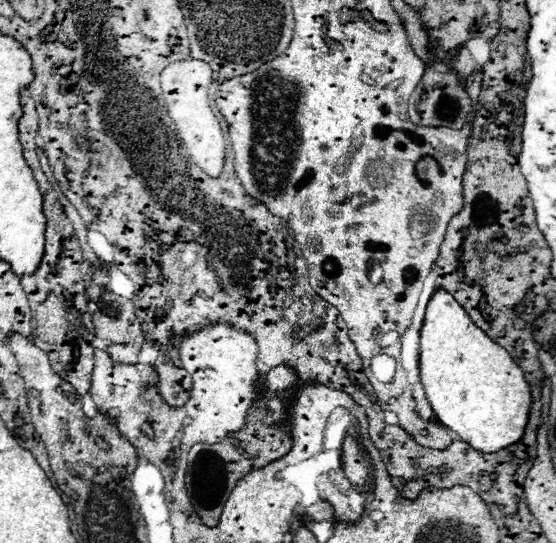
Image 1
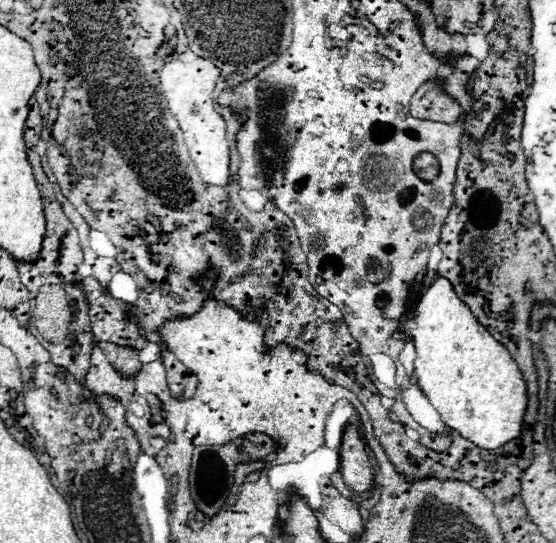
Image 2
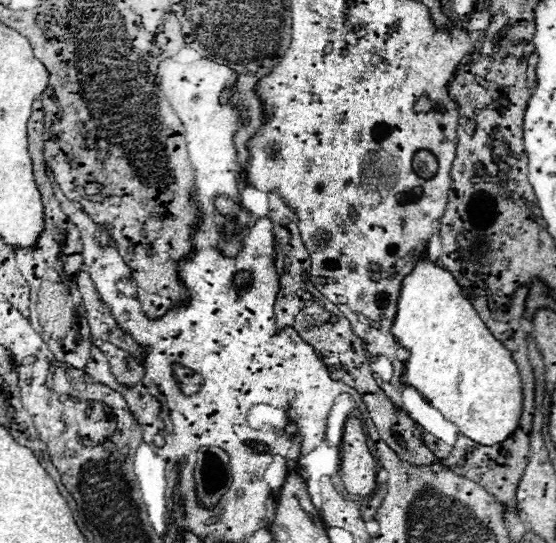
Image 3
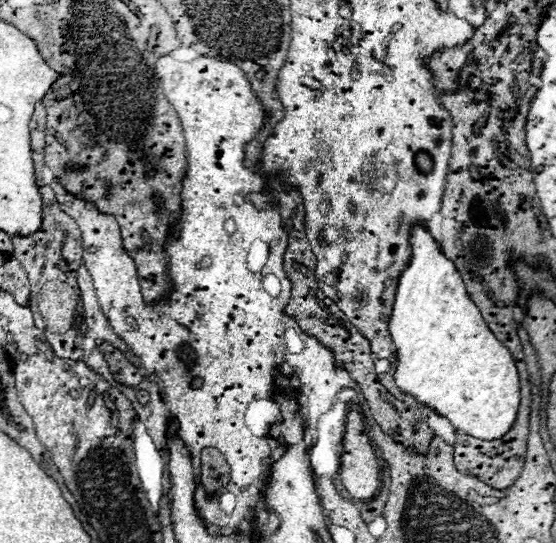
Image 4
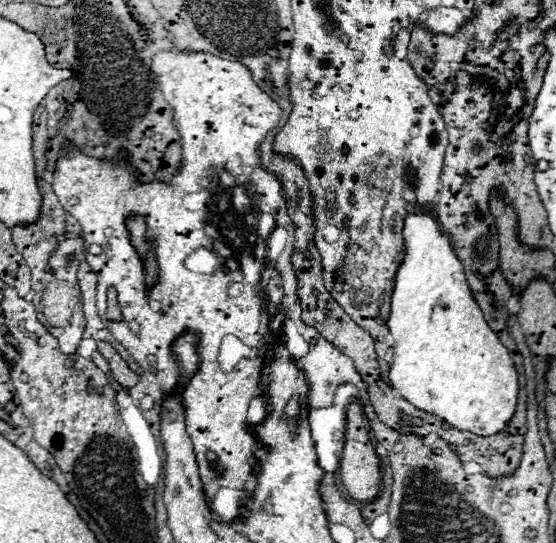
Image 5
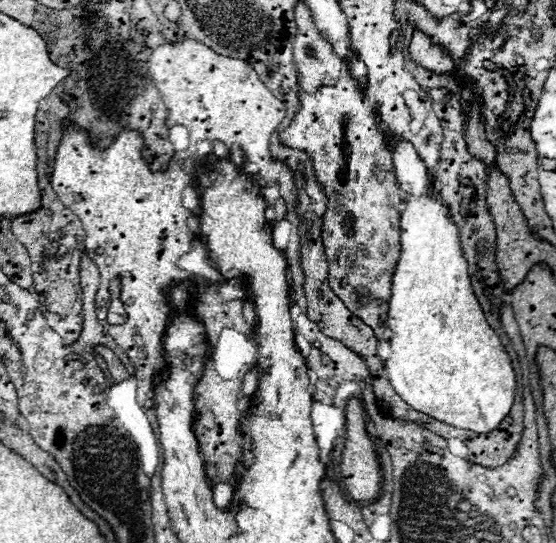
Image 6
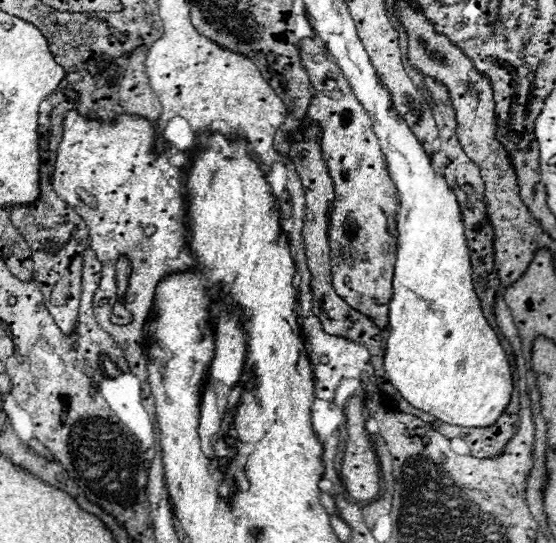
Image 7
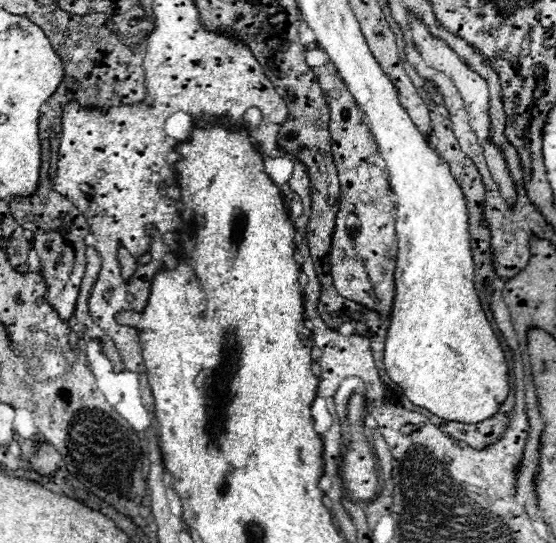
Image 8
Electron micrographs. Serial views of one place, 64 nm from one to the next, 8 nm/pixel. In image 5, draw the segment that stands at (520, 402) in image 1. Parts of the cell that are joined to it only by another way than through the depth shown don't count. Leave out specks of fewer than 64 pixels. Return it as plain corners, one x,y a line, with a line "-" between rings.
410,214
404,222
406,258
396,274
392,310
388,328
394,338
390,382
394,390
420,410
434,414
452,428
476,436
494,436
502,432
516,412
518,372
508,350
486,324
480,306
466,284
462,264
450,248
450,238
440,232
440,224
430,214

